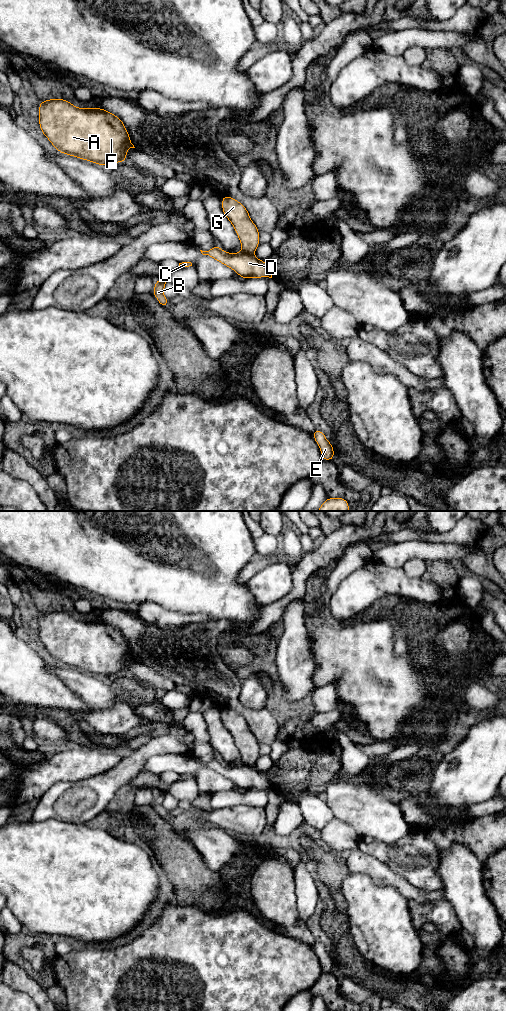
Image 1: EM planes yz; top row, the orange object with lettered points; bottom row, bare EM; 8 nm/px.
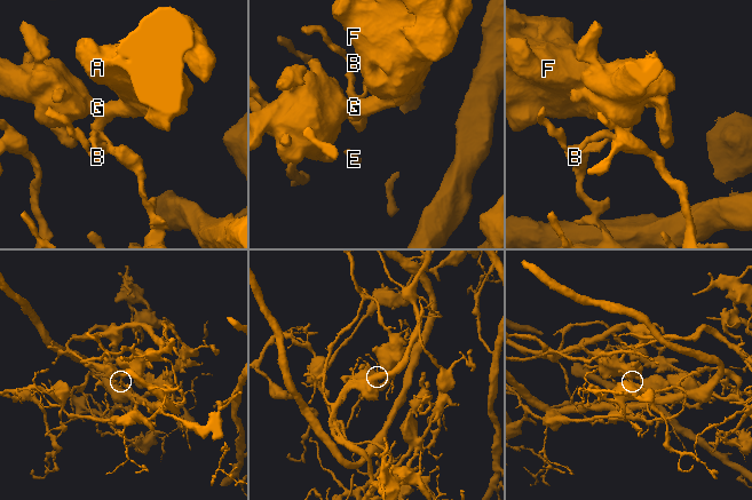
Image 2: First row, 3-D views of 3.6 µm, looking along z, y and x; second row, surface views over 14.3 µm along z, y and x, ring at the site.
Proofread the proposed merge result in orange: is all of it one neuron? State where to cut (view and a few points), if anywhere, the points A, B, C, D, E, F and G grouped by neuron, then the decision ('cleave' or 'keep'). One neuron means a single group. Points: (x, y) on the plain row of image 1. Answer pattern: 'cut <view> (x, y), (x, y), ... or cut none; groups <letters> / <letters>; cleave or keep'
cut yz (242, 763), (252, 766); groups A F G / B C D E; cleave

